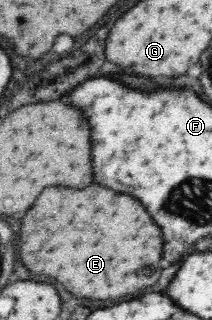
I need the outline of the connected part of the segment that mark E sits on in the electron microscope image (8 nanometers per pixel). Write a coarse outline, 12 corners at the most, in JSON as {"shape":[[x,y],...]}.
{"shape":[[46,188],[20,258],[78,298],[160,278],[162,230],[138,200]]}

